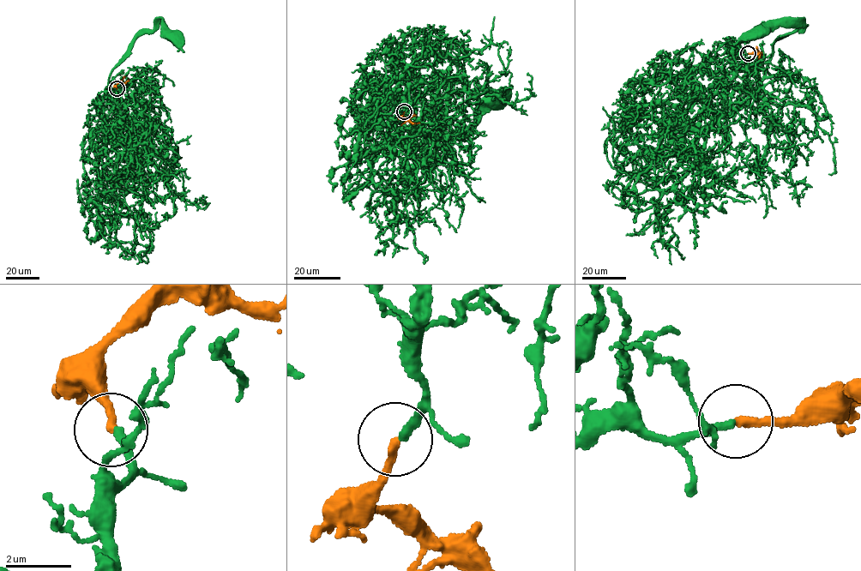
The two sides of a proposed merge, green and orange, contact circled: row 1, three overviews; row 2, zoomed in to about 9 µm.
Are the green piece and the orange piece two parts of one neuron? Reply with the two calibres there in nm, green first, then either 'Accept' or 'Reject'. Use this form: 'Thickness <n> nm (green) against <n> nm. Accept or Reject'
Thickness 240 nm (green) against 280 nm. Accept

